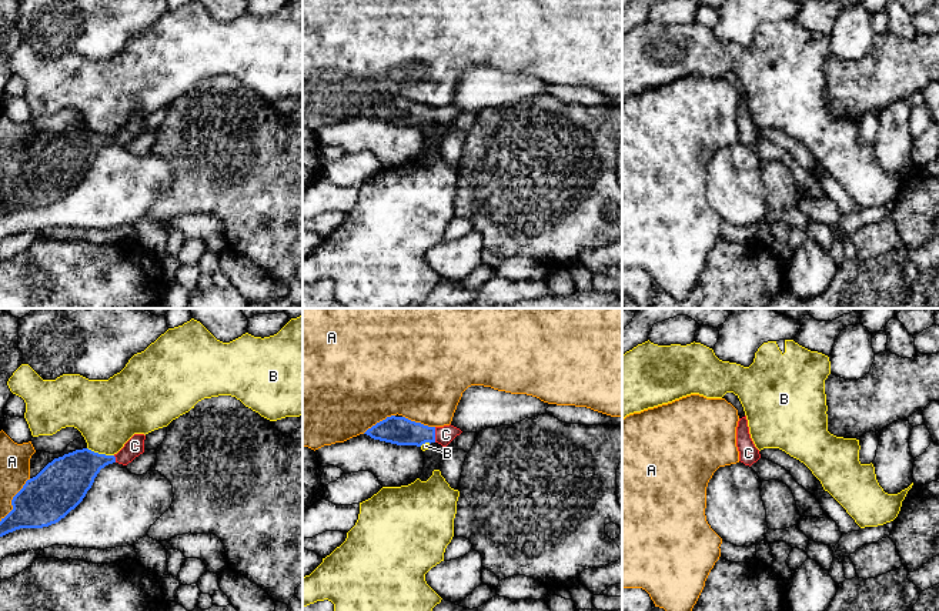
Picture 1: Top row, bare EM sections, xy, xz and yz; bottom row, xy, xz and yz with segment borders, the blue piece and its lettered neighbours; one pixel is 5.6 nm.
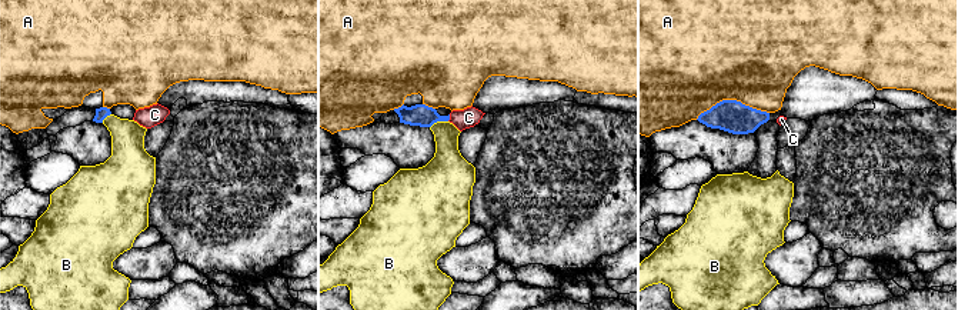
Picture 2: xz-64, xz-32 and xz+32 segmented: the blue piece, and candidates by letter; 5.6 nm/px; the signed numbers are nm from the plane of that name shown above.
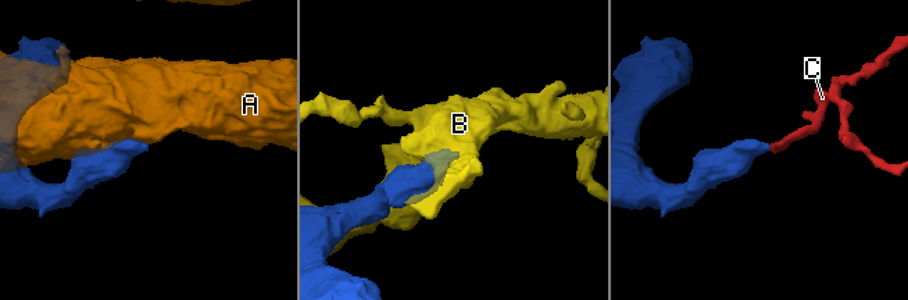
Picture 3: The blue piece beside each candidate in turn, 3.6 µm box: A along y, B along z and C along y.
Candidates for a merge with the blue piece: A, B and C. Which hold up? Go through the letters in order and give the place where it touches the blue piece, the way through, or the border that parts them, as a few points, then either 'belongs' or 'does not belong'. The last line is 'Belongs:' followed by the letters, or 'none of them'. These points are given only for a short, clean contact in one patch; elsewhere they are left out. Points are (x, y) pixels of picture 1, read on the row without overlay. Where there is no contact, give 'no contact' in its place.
A: meets blue in xy at (12, 180); does not belong
B: meets blue in xy at (100, 134); does not belong
C: meets blue in xz at (434, 114); runs through xz (397, 110), (434, 114), (444, 116); belongs
Belongs: C

